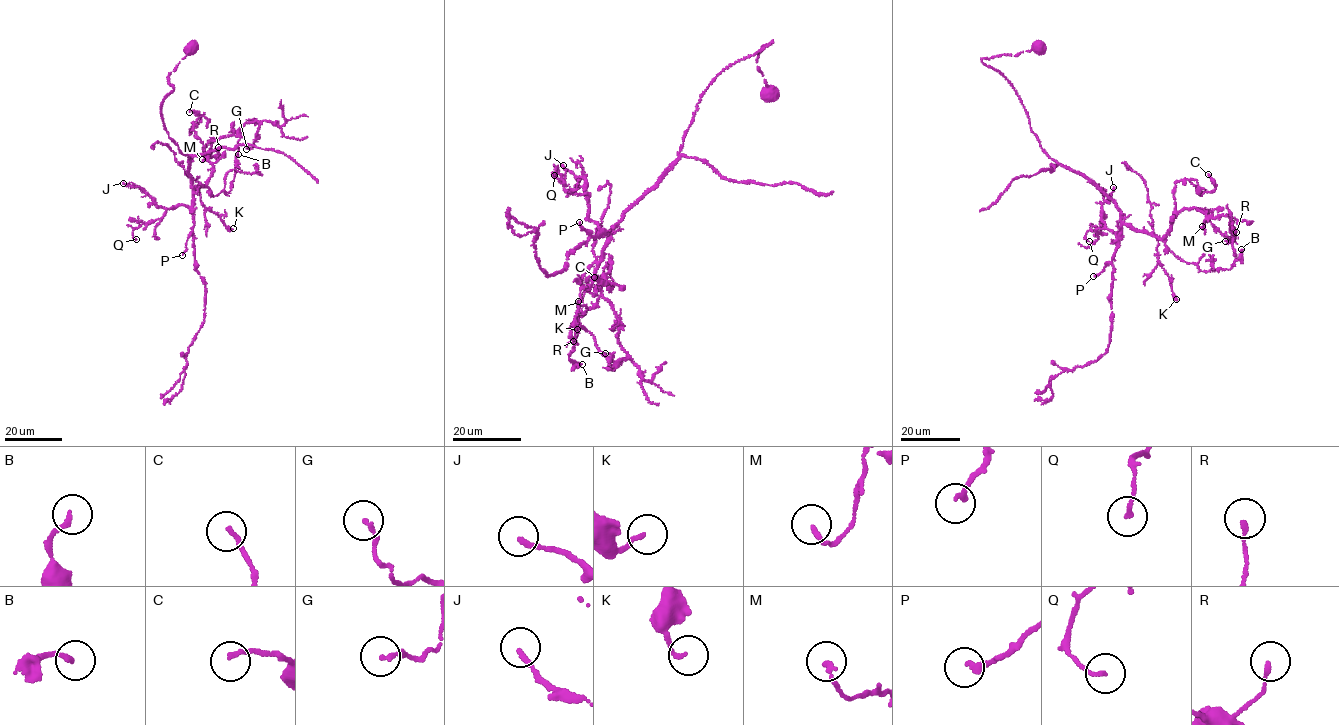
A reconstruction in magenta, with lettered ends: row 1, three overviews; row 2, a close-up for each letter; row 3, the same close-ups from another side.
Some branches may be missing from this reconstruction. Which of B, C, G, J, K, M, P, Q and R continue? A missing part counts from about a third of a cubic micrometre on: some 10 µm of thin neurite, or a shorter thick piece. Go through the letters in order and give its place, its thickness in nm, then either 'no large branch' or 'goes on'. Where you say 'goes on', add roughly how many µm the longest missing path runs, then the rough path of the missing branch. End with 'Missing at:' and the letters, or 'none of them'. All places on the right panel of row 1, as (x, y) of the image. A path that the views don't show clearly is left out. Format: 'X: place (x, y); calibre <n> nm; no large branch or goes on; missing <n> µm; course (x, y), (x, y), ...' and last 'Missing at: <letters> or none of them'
B: place (1241, 249); calibre 170 nm; no large branch
C: place (1208, 174); calibre 160 nm; no large branch
G: place (1225, 241); calibre 160 nm; no large branch
J: place (1113, 187); calibre 180 nm; goes on; missing 15 µm; course (1113, 187), (1119, 177), (1130, 177), (1129, 170)
K: place (1176, 299); calibre 140 nm; no large branch
M: place (1202, 226); calibre 180 nm; no large branch
P: place (1093, 276); calibre 180 nm; no large branch
Q: place (1089, 241); calibre 150 nm; no large branch
R: place (1236, 232); calibre 140 nm; no large branch
Missing at: J

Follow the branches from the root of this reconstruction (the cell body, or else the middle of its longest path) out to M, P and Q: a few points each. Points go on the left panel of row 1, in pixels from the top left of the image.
M: (192, 47), (167, 76), (160, 112), (190, 154), (192, 187), (213, 169), (211, 139), (202, 159)
P: (192, 47), (167, 76), (173, 89), (160, 110), (169, 137), (191, 158), (194, 225), (182, 255)
Q: (192, 47), (167, 76), (173, 89), (160, 112), (169, 137), (190, 154), (193, 201), (133, 228), (136, 239)

